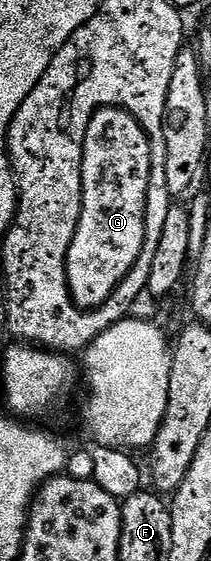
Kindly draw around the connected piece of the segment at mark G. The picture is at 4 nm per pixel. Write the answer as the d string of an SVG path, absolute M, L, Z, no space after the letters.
M105 107L93 113L88 130L84 136L84 154L82 155L82 203L80 204L80 218L78 227L72 236L72 242L68 248L68 257L64 260L64 270L68 276L69 294L72 296L74 305L79 309L96 310L100 305L106 303L111 297L128 272L131 271L144 247L144 204L148 194L148 184L152 174L152 145L148 142L148 132L136 121L135 116L126 109L113 109Z

